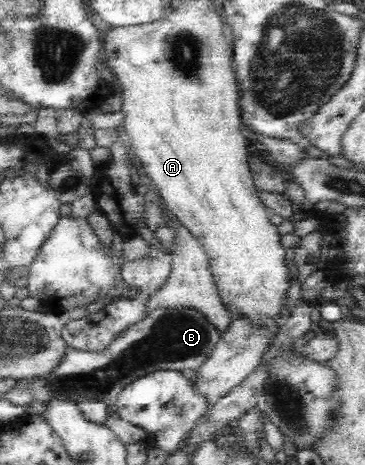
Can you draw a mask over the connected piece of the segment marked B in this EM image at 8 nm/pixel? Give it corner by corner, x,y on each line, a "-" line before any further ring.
168,307
148,311
144,319
132,322
123,330
120,330
114,339
103,350
81,350
74,346
66,346
62,357
59,359
56,367
42,377
27,378
28,393
34,401
50,403
57,399
58,401
69,401
69,403
78,403
79,400
88,399
90,401
99,401
105,407
112,407
117,402
119,393
130,385
132,381
145,377
147,374
162,369
170,369
182,372
184,370
193,370
200,367
206,356
214,349
214,345
219,342
221,337
220,330
212,324
207,315
197,309
188,307

